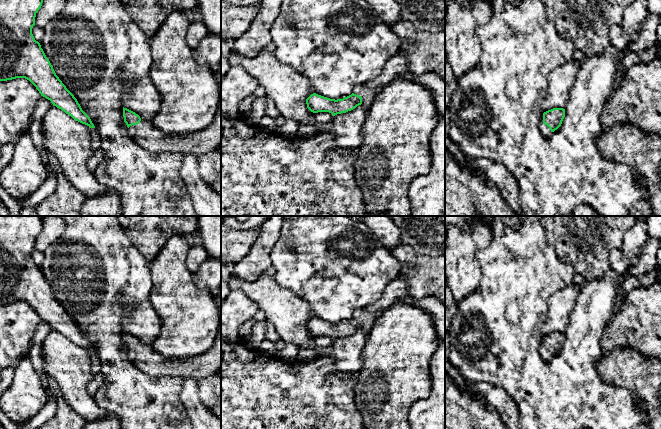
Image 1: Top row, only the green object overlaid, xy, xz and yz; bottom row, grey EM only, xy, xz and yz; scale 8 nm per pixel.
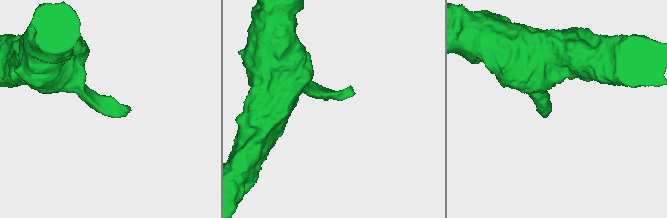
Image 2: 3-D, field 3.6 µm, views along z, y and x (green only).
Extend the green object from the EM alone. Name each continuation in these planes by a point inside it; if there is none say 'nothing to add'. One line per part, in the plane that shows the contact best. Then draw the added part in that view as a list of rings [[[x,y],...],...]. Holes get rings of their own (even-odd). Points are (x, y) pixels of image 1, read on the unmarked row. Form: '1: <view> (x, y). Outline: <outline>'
1: xz (368, 319). Outline: [[[358,310],[353,315],[354,318],[362,321],[362,330],[368,334],[376,320],[382,315],[382,312],[369,313],[364,310]]]

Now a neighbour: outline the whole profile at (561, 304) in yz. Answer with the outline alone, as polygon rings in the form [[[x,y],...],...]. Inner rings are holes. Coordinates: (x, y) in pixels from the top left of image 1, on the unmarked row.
[[[572,282],[551,295],[547,304],[546,318],[541,328],[543,337],[553,332],[565,333],[581,290],[582,285]]]

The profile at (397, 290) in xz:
[[[397,278],[386,286],[378,301],[364,307],[362,310],[369,313],[384,312],[392,305],[404,300],[408,296],[408,283],[404,279]]]

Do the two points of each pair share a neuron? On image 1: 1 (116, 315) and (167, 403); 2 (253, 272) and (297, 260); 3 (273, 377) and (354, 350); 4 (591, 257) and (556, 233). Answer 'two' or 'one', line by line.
1: one
2: two
3: two
4: one

